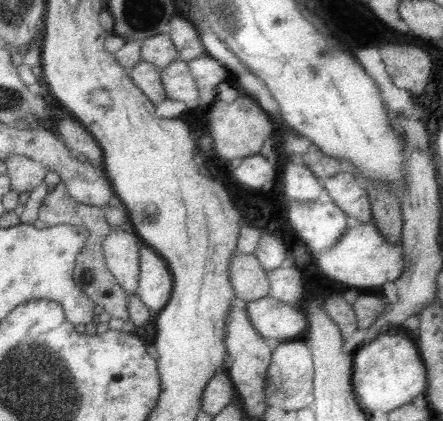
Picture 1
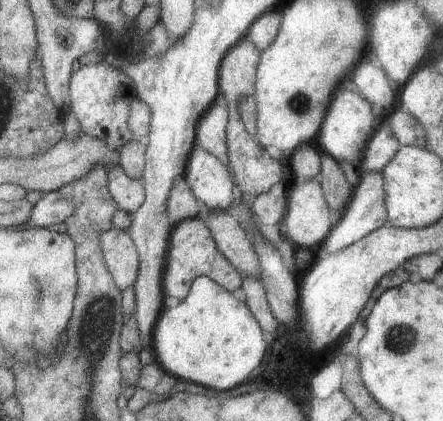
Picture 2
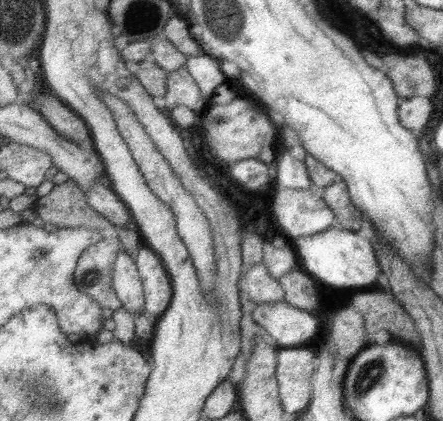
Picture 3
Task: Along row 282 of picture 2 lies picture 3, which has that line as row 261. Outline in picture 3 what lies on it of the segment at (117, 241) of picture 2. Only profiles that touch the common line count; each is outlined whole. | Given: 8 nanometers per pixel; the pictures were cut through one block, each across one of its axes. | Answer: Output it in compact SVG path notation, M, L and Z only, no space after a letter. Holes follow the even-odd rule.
M123 250L117 254L113 264L113 290L129 314L141 314L145 310L143 284L135 260L131 260Z

